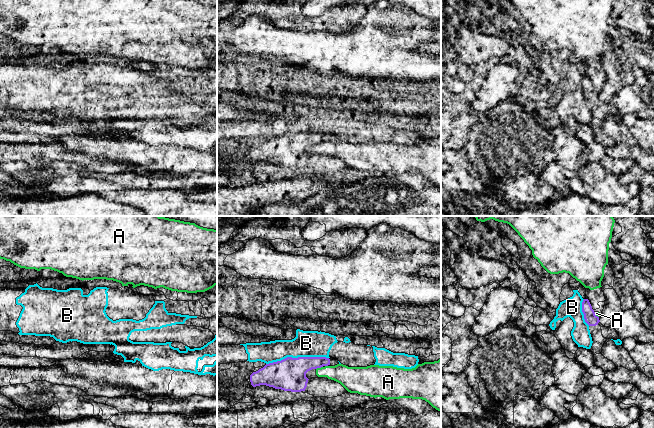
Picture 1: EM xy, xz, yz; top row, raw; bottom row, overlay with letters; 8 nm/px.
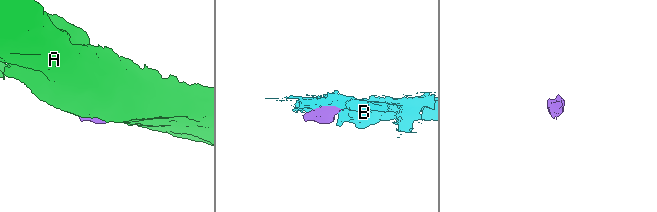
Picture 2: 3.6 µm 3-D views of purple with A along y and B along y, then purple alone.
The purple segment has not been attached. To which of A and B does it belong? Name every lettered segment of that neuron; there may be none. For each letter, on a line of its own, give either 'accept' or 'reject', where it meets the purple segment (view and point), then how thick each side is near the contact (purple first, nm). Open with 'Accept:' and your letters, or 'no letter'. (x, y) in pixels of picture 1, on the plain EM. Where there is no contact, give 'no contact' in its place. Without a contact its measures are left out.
Accept: B
A: reject; contact xz (319, 143); calibres 260 and 170 nm
B: accept; contact xz (298, 133); calibres 260 and 200 nm

